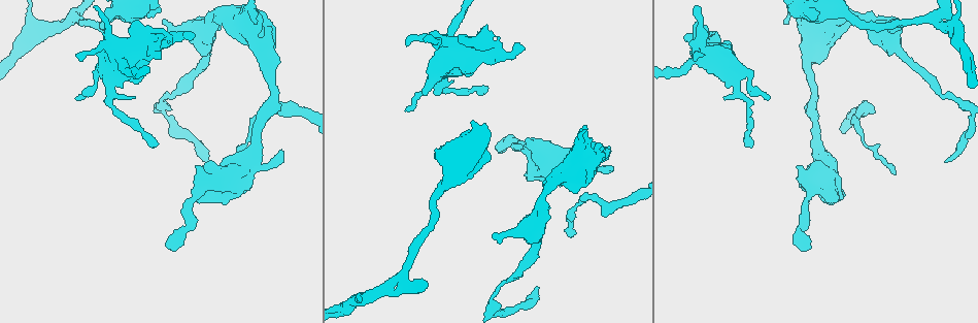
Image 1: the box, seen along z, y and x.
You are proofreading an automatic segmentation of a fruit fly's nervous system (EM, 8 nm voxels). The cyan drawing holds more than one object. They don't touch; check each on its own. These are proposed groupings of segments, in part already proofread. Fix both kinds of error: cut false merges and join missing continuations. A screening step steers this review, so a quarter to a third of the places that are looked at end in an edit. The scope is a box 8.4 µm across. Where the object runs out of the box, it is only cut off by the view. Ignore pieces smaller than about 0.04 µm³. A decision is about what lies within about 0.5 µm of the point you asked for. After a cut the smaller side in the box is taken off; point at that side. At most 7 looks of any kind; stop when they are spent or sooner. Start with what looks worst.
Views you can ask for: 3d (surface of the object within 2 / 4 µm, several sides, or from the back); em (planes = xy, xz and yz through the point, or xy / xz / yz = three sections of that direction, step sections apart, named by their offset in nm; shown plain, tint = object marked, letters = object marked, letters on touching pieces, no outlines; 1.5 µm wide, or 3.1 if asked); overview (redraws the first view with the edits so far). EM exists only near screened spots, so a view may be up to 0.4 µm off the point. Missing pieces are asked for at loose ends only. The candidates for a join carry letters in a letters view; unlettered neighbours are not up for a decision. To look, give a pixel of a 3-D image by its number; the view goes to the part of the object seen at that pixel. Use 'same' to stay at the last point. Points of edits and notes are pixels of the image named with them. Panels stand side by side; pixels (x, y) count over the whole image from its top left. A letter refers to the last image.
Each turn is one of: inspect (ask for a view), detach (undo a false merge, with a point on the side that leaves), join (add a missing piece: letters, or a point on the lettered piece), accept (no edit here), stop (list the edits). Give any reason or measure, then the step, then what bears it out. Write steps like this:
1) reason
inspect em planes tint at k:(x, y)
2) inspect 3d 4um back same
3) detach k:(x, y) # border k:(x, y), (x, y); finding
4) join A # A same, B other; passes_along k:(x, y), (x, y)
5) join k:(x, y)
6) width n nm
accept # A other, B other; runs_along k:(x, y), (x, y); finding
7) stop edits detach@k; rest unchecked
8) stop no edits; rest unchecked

branch stops here
inspect em planes letters at 1:(586, 126)

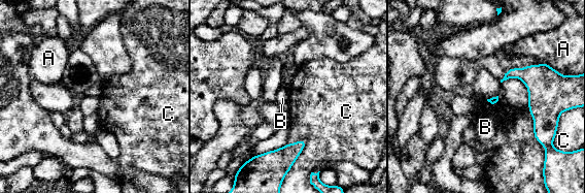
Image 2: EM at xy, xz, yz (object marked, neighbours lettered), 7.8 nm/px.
accept # A other, B other, C other; border 2:(305, 138), (306, 145), (290, 167); none of them fits

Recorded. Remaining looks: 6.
three-way junction
inspect 3d 2um at 1:(75, 20)

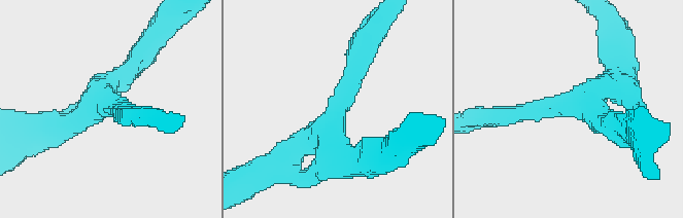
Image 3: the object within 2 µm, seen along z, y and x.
now the EM
inspect em planes tint at 3:(101, 110)

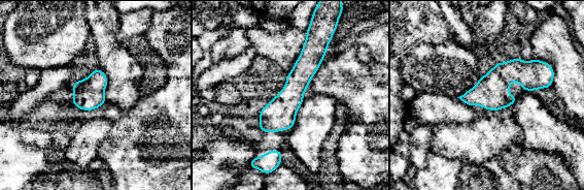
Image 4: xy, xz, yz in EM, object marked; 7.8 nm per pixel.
inspect em planes letters same

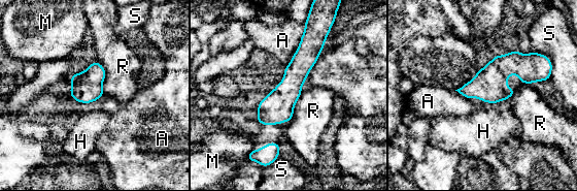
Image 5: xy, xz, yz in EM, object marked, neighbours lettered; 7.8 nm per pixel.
longest_contact A 360 nm
accept # A other, H other, M other, R other, S other; runs_along 5:(310, 34), (289, 91), (263, 122); one cell here

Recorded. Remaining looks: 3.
branch stops here
inspect em planes letters at 1:(494, 233)

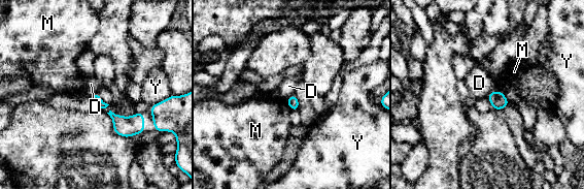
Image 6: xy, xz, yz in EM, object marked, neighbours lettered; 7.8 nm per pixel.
accept # D other, M other, Y other; border 6:(296, 93), (285, 99); none of them fits

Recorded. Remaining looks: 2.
stop no edits; rest unchecked

